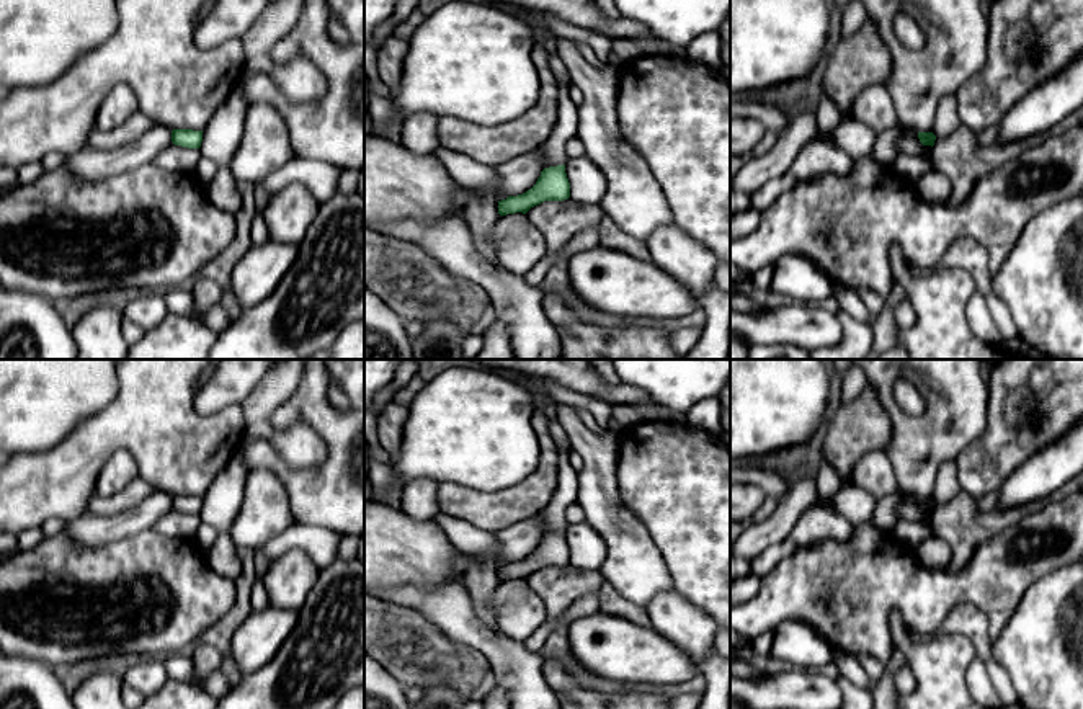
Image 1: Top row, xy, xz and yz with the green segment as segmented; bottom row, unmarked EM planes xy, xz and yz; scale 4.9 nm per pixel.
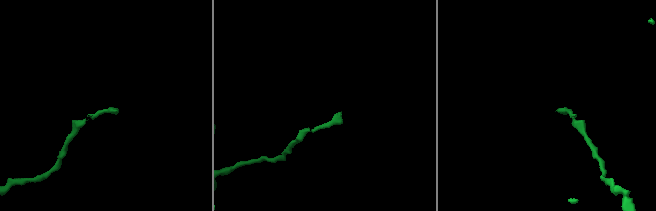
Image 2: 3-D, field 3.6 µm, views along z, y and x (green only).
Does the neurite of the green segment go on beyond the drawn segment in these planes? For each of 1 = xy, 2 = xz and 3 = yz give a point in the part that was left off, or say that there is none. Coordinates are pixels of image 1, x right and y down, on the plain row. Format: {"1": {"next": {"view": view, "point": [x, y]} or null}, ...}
{"1": {"next": null}, "2": {"next": null}, "3": {"next": null}}

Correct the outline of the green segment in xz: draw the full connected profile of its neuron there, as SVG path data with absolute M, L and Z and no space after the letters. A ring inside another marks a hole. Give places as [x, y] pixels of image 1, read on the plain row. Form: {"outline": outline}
{"outline": "M565 531L549 533L541 537L536 551L523 560L508 562L498 567L498 580L526 580L531 573L544 567L564 567L570 564L570 549Z"}

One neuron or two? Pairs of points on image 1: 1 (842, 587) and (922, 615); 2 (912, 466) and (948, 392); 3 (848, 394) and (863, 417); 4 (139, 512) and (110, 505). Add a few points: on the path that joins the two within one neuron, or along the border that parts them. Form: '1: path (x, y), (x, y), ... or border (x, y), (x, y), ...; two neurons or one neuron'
1: path (861, 587), (894, 587), (902, 595); one neuron
2: path (922, 448), (948, 422), (948, 410); one neuron
3: border (866, 384), (851, 401), (842, 405); two neurons
4: border (157, 490), (116, 513), (92, 515); two neurons

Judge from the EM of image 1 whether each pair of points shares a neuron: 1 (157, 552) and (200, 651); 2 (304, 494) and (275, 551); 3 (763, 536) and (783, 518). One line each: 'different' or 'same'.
1: different
2: different
3: same

